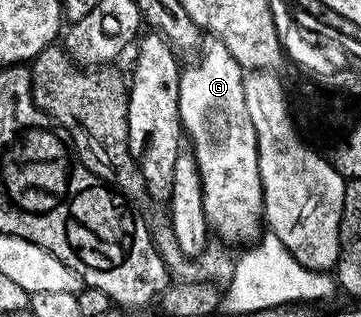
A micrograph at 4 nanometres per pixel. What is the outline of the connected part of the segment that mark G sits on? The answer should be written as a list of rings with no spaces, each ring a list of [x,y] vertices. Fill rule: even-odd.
[[[215,39],[203,42],[199,57],[200,61],[193,60],[191,62],[193,65],[189,69],[187,66],[180,75],[180,90],[178,91],[180,124],[187,140],[188,137],[192,140],[190,152],[196,158],[196,166],[200,172],[204,217],[208,220],[209,230],[215,236],[217,233],[221,237],[217,238],[229,246],[237,247],[236,245],[244,244],[247,246],[255,242],[262,233],[264,188],[260,178],[260,155],[254,123],[250,121],[250,111],[246,109],[246,91],[244,90],[246,70],[233,59],[227,47]]]

